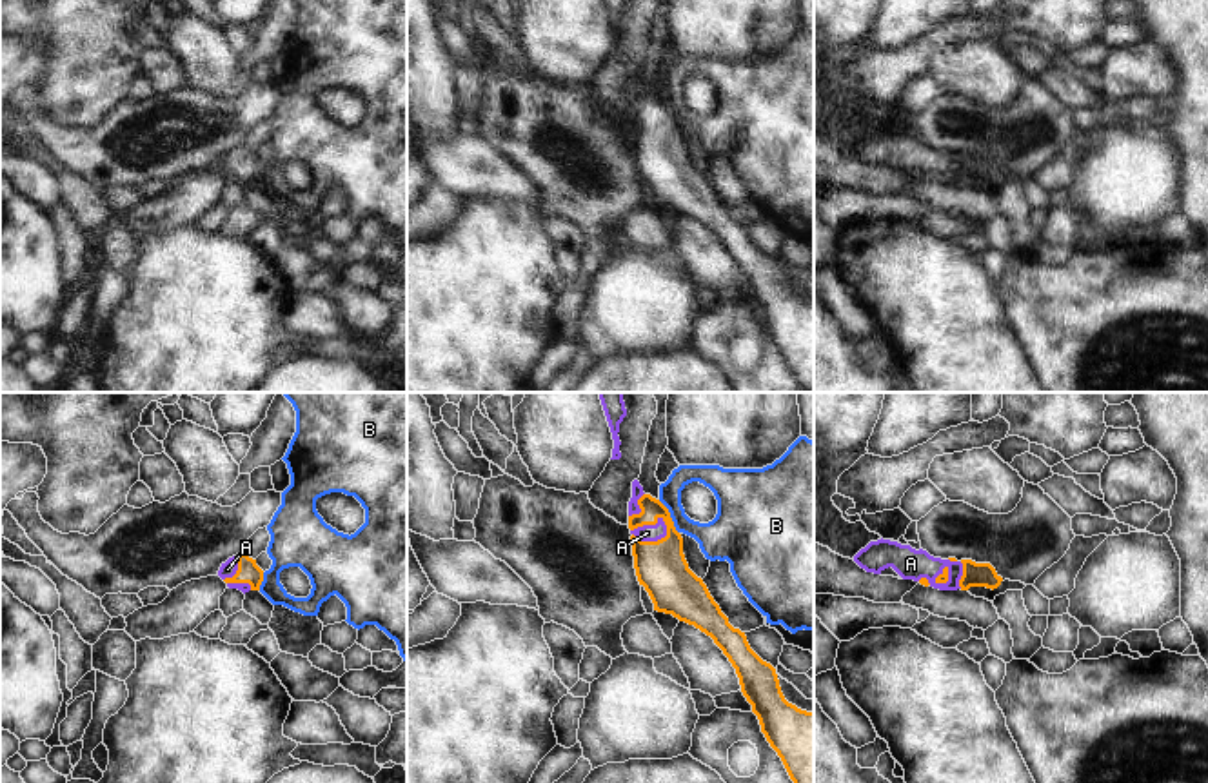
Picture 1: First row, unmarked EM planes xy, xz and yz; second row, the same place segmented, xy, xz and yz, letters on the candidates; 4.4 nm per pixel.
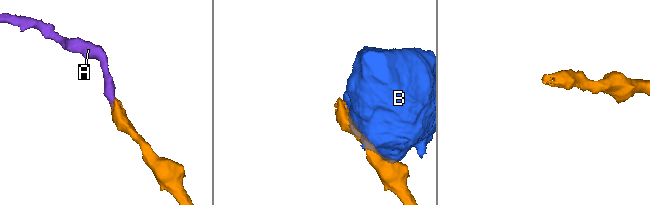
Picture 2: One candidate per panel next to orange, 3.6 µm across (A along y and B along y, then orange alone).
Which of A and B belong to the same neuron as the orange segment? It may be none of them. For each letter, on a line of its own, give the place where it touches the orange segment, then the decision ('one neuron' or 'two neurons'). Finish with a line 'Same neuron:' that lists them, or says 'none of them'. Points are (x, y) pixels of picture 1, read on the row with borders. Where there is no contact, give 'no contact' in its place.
A: xz (649, 542) | one neuron
B: xz (669, 516) | two neurons
Same neuron: A

